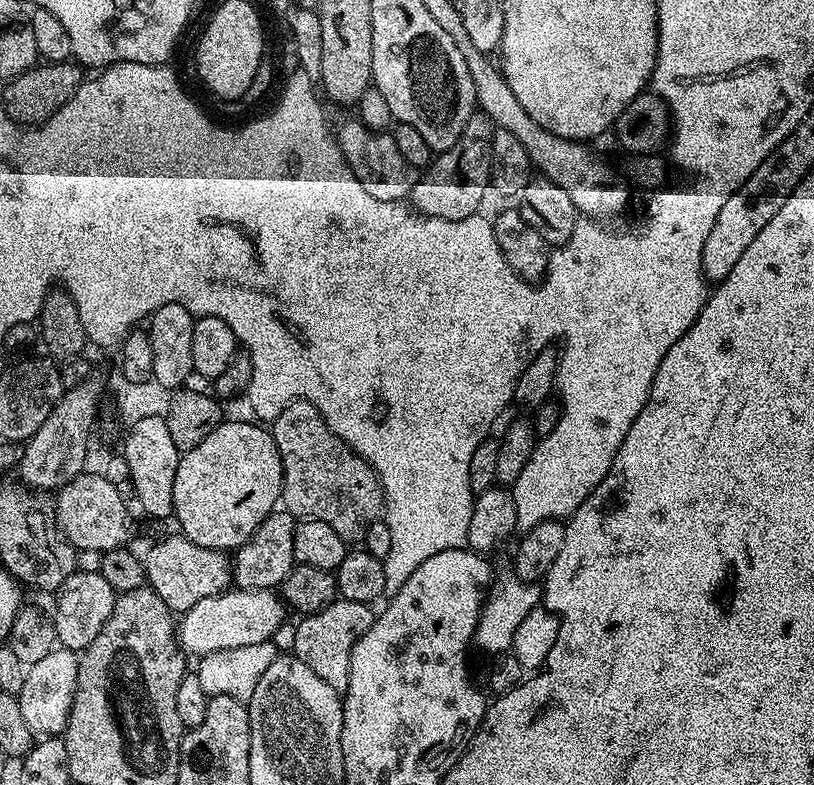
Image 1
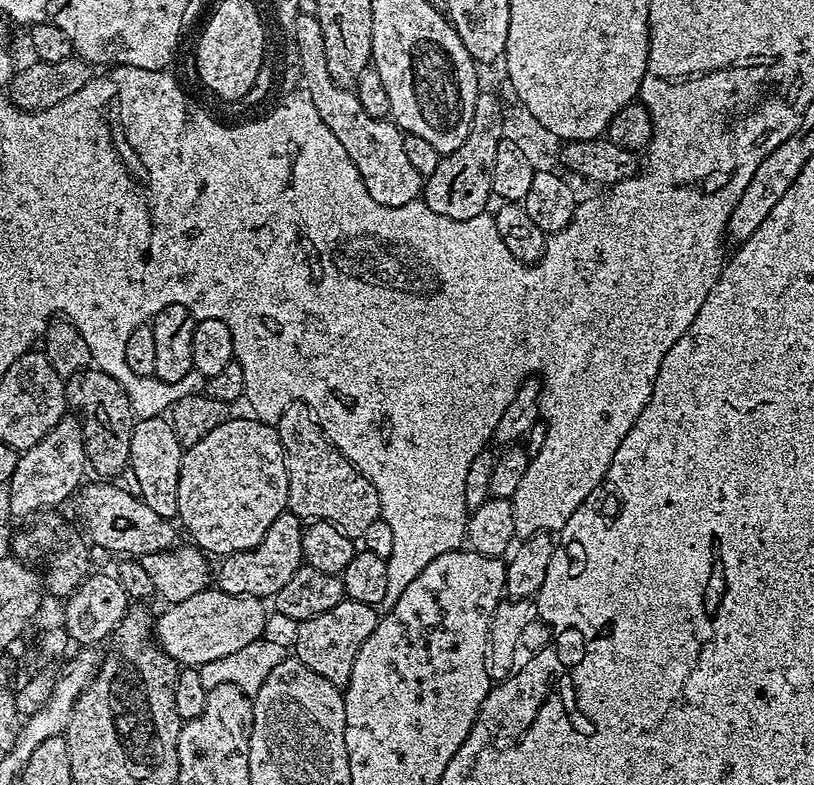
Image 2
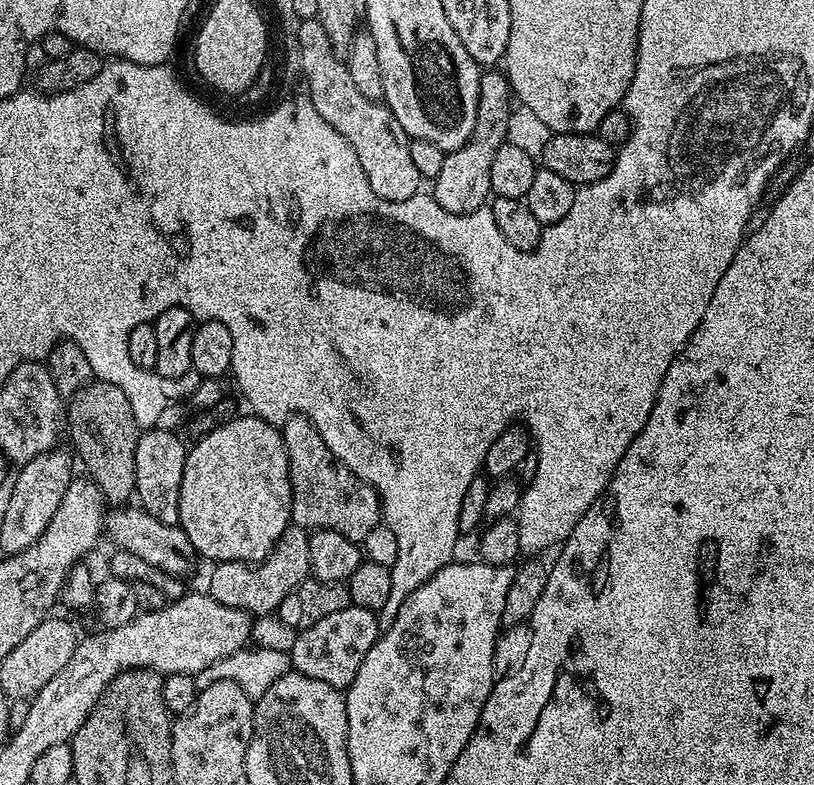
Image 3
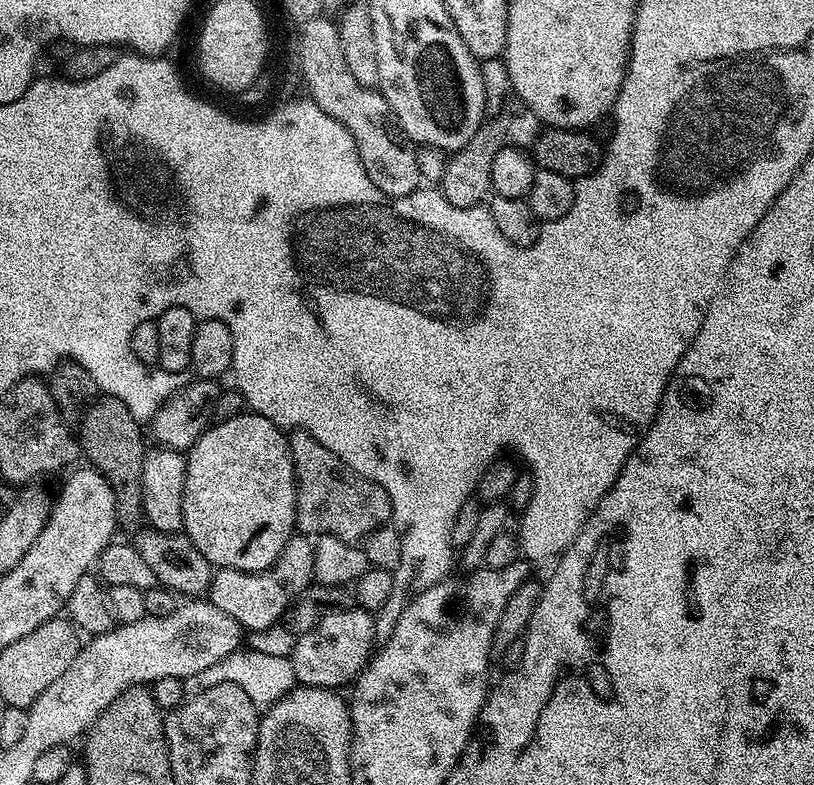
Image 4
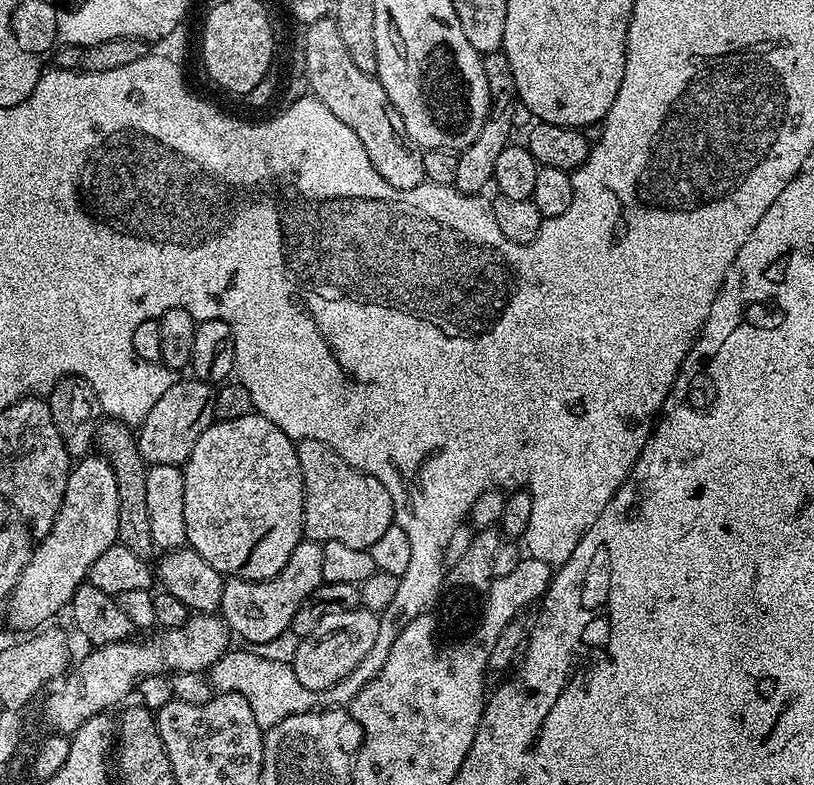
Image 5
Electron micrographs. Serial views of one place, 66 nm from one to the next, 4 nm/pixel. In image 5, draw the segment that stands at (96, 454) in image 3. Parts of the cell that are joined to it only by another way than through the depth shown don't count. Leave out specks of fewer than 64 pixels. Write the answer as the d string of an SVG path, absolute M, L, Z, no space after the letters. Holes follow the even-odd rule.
M101 419L94 444L99 455L107 460L108 465L114 470L114 476L118 478L118 543L126 546L126 550L134 554L145 558L151 557L154 545L150 538L150 513L146 510L146 474L149 465L145 464L140 456L133 429L121 420Z

